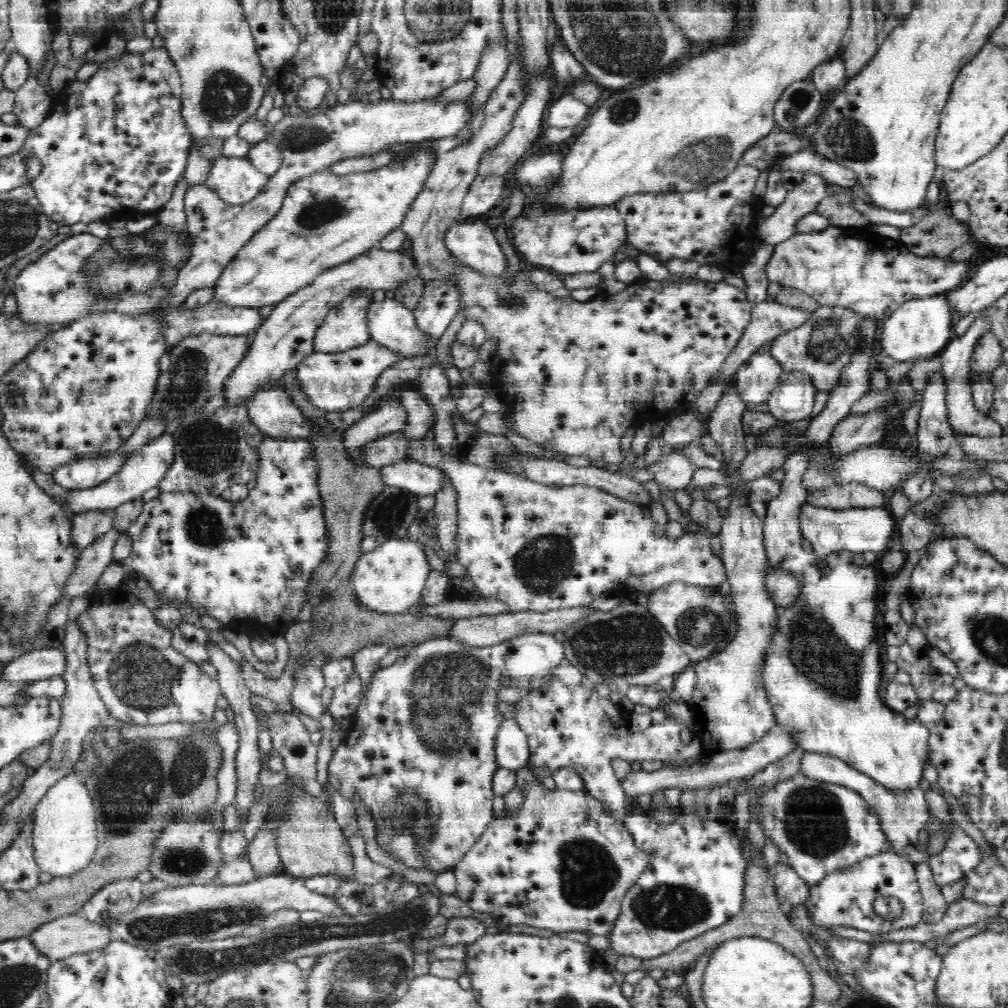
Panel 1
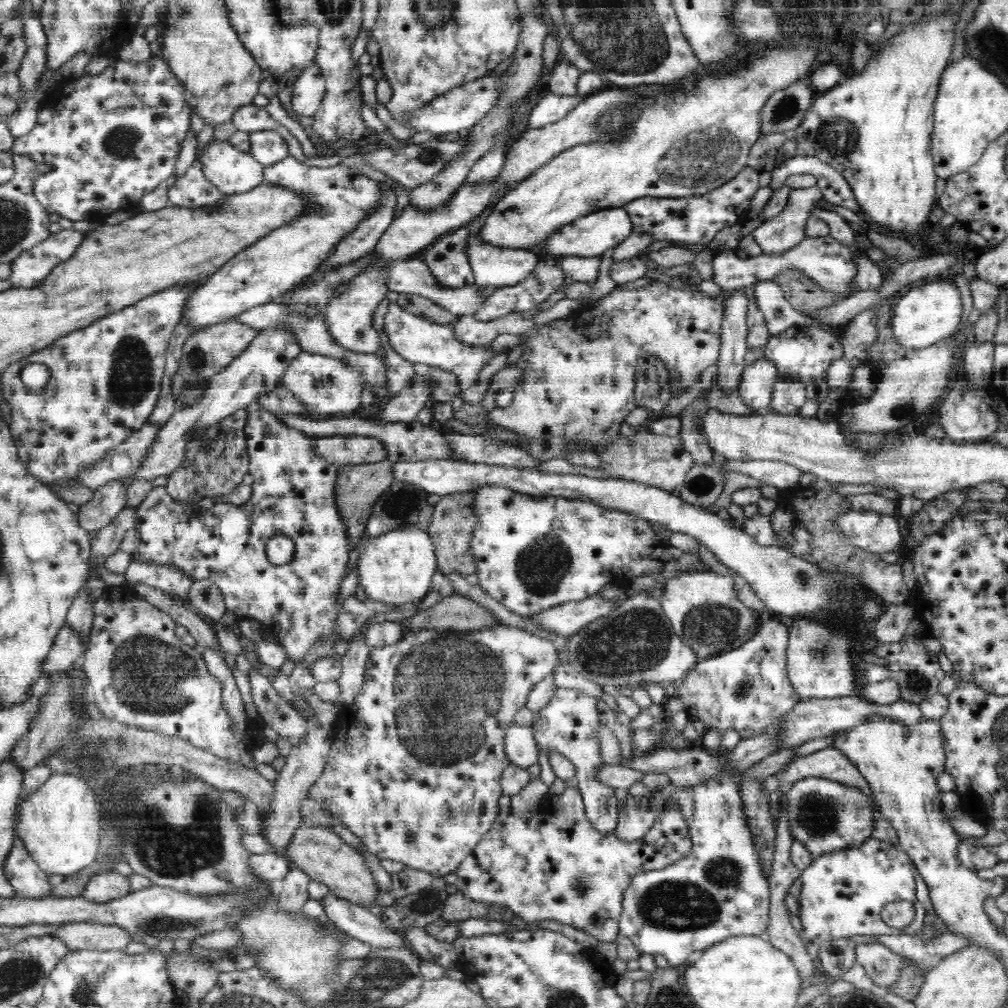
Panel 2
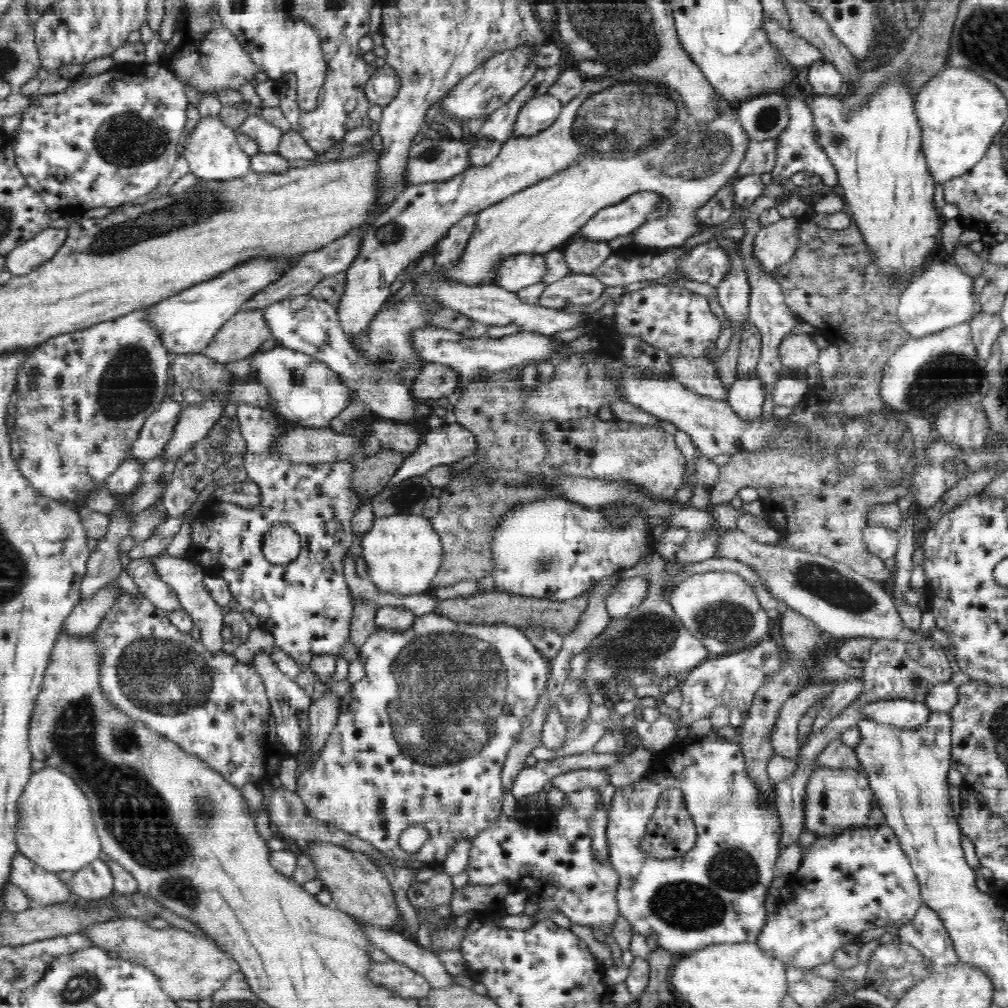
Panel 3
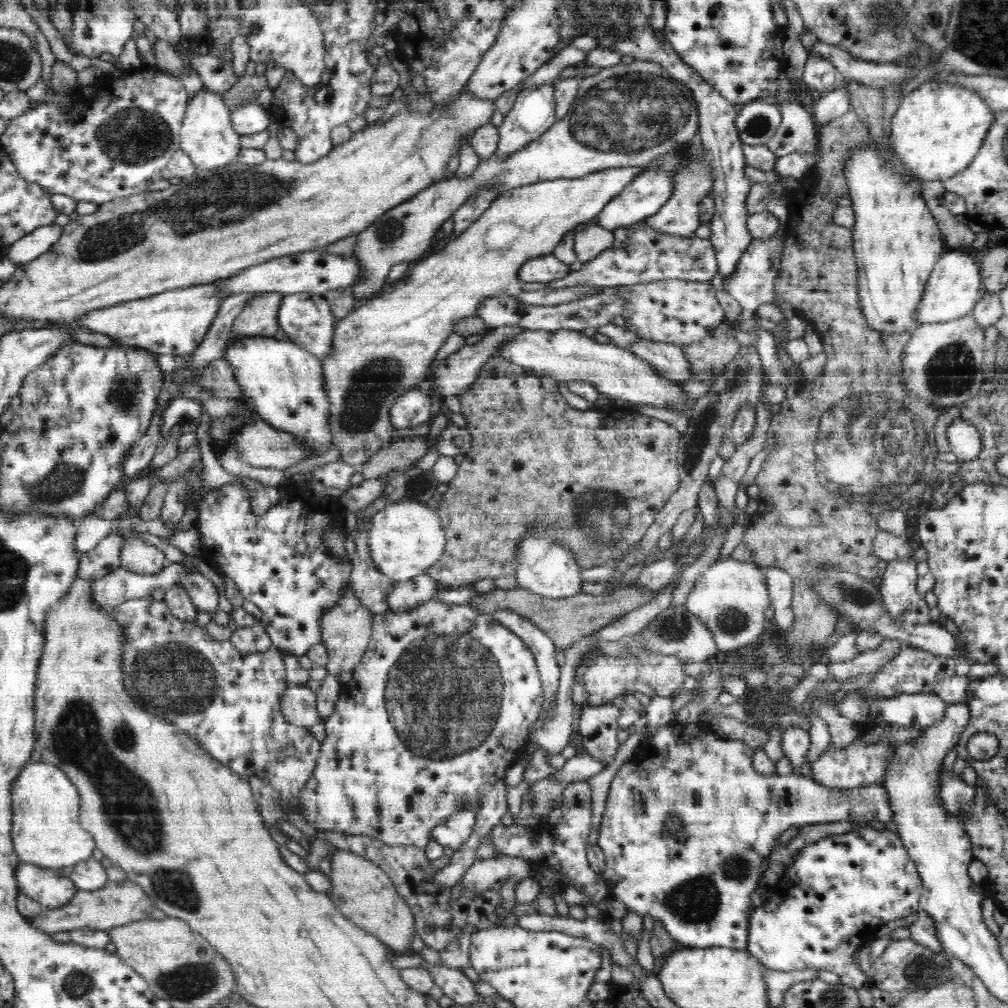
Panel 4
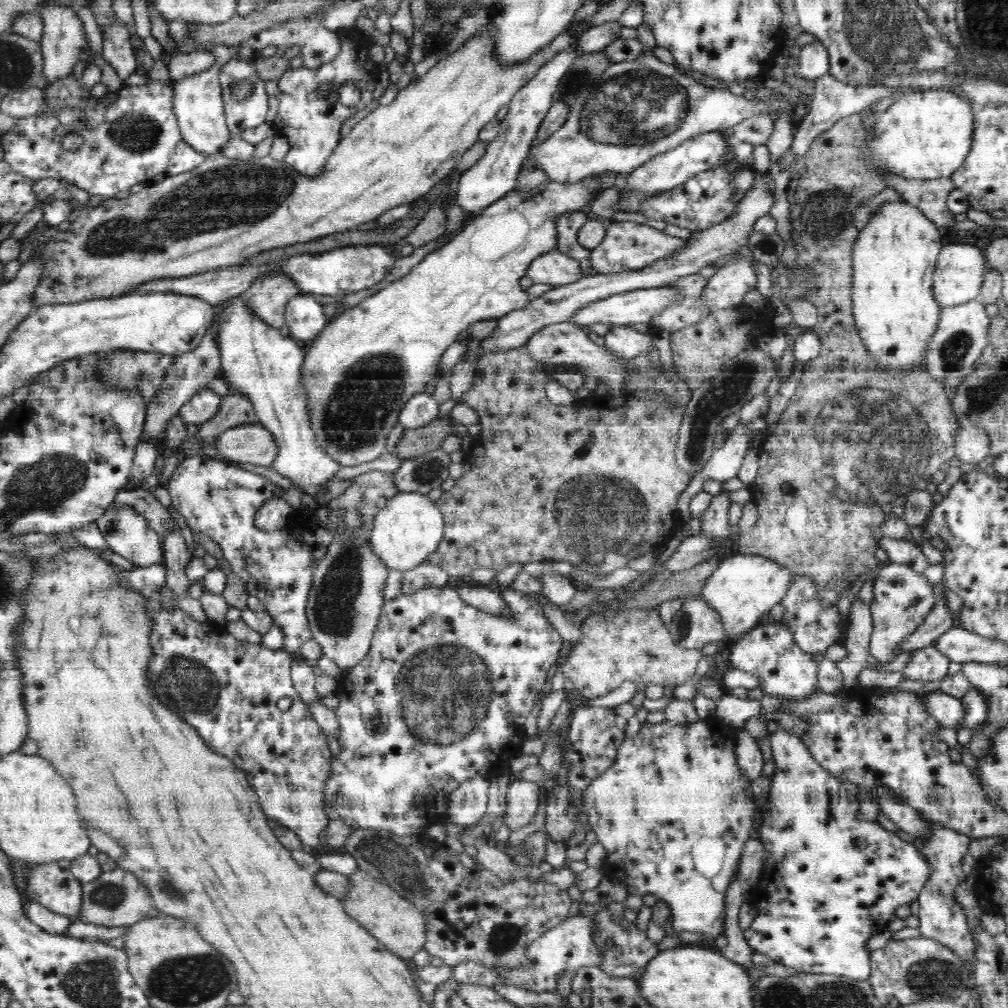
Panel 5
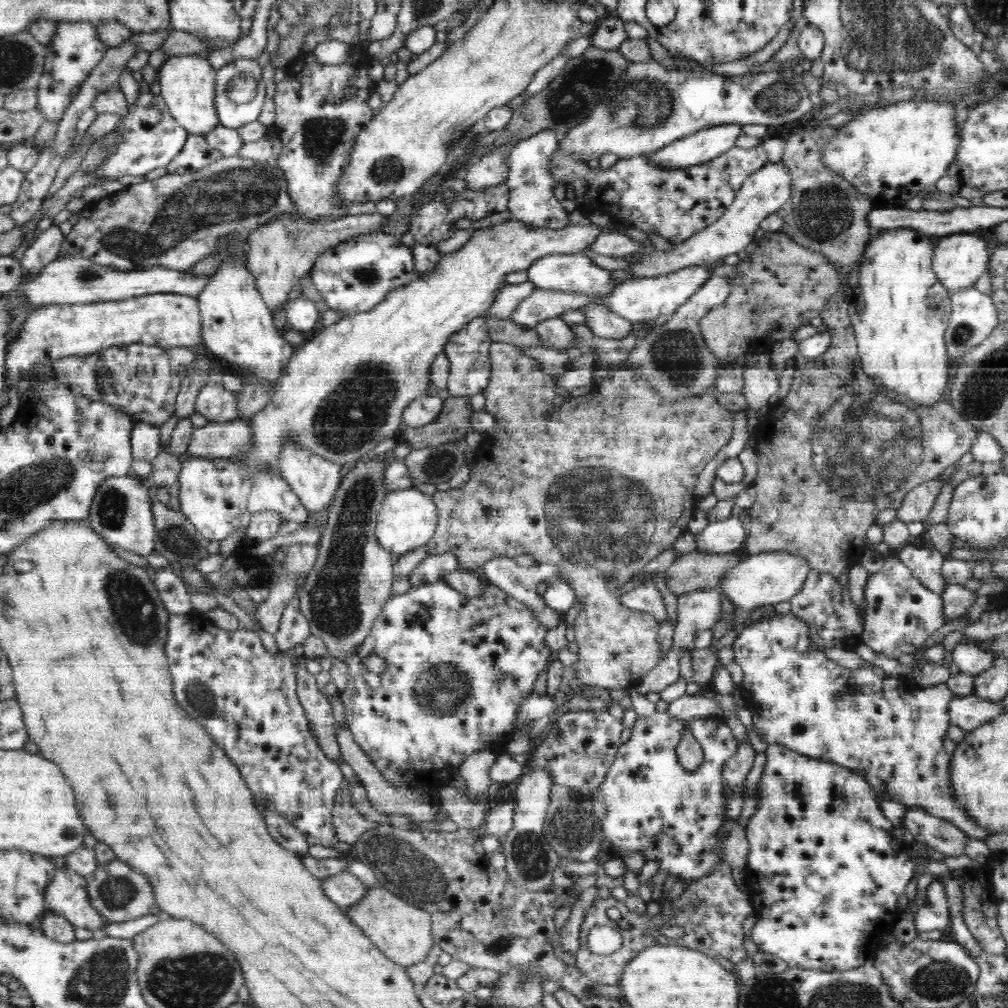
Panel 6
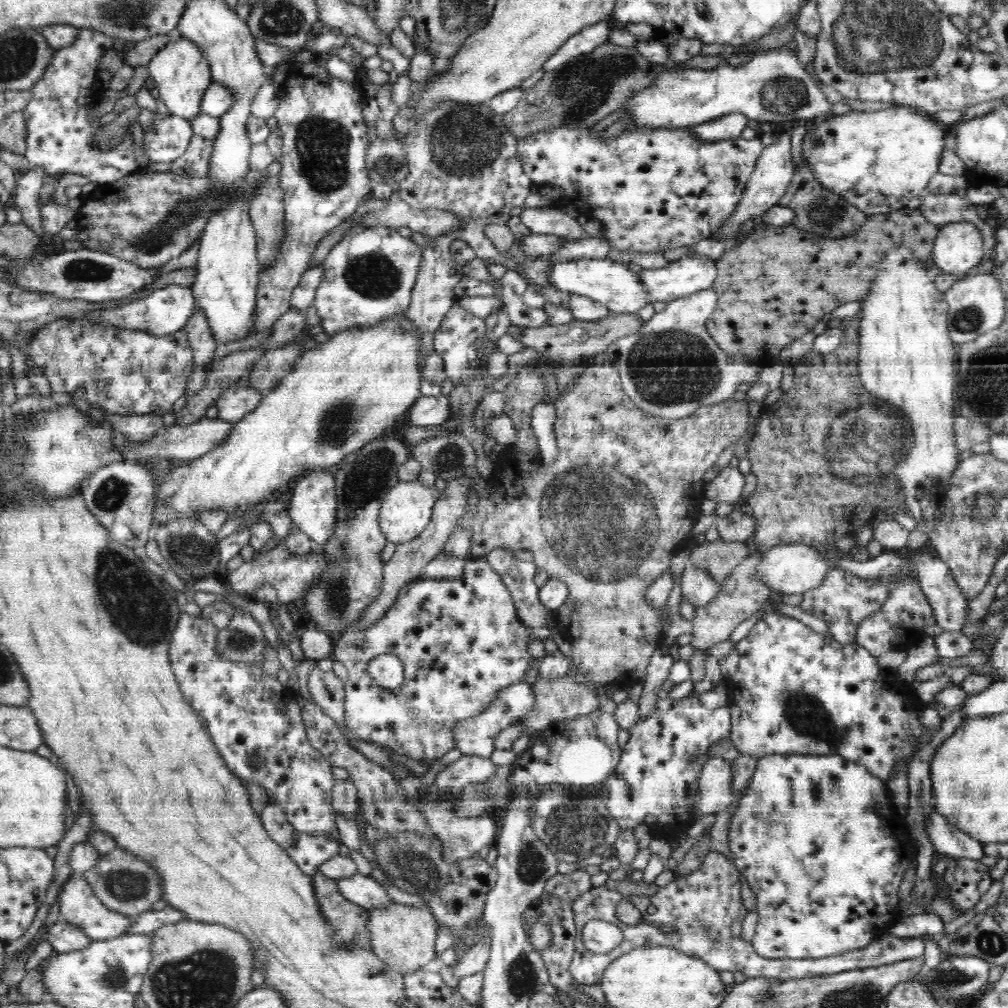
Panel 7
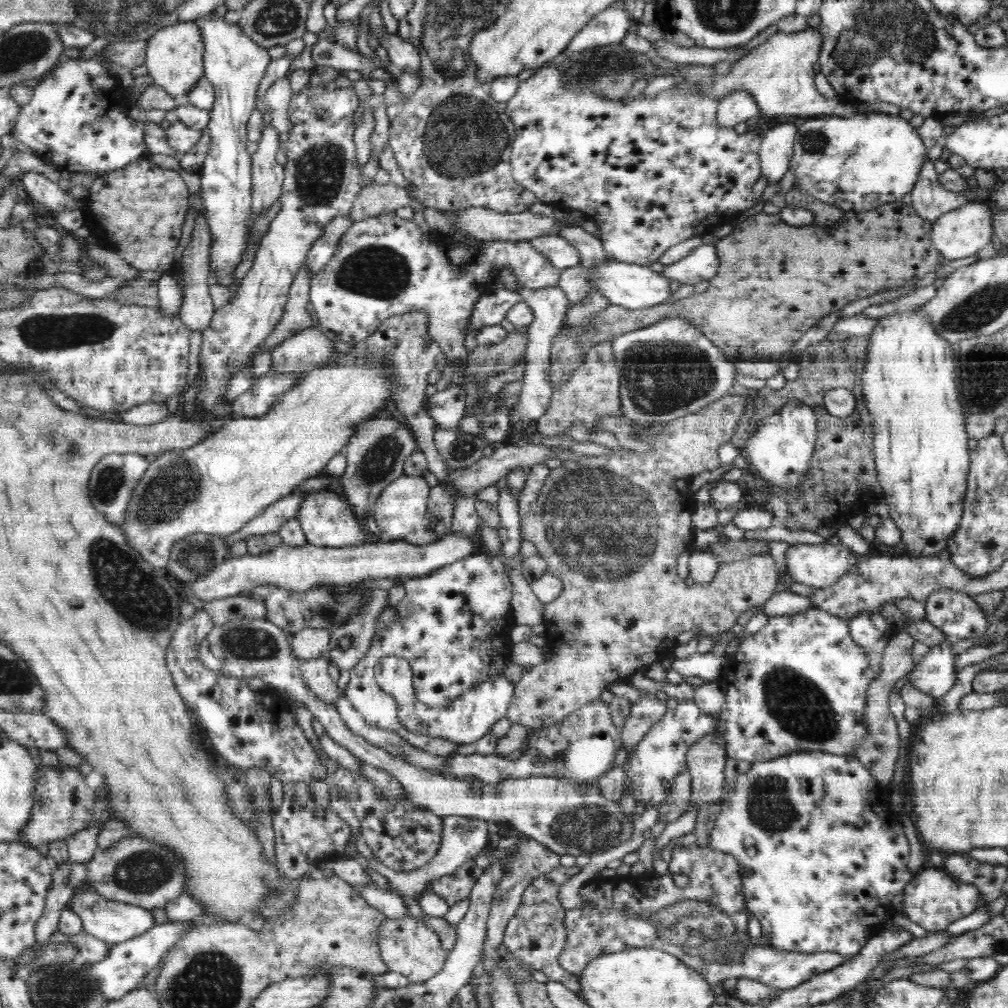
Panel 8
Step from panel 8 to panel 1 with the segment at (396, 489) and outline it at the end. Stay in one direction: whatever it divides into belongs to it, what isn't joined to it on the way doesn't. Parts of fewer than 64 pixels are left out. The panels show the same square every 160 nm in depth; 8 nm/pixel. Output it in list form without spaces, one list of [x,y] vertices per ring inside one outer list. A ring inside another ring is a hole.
[[[408,539],[386,540],[378,548],[360,555],[350,584],[357,600],[370,612],[398,614],[409,612],[421,603],[426,580],[433,568],[432,559],[425,554],[422,544]]]

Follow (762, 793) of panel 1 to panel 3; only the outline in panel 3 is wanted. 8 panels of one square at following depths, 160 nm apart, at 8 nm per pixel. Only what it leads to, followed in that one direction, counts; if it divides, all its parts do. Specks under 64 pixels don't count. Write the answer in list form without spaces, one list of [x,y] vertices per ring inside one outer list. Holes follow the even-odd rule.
[[[816,769],[808,780],[804,794],[804,828],[816,834],[817,840],[830,838],[864,826],[870,816],[873,792],[864,769]]]

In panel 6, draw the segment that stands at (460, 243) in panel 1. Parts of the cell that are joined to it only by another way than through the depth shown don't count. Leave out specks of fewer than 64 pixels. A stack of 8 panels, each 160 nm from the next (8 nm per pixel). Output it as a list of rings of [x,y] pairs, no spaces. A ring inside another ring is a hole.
[[[584,252],[542,256],[527,268],[527,276],[528,283],[538,288],[556,292],[572,291],[578,294],[595,294],[599,296],[599,302],[603,302],[603,299],[608,298],[617,288],[615,273],[596,265]]]

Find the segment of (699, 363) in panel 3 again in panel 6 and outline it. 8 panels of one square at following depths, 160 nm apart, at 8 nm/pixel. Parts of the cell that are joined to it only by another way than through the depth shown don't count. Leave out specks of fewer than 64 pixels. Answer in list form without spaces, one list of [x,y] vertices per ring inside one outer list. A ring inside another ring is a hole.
[[[602,302],[583,306],[585,325],[590,328],[595,338],[626,338],[632,330],[628,319],[604,308]]]

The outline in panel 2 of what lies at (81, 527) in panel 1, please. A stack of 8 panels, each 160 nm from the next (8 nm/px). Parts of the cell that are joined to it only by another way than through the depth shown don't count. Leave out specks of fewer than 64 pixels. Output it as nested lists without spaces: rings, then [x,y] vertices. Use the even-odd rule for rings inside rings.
[[[110,480],[94,491],[88,504],[82,505],[78,512],[78,523],[85,531],[94,534],[99,528],[114,520],[126,506],[126,480]]]

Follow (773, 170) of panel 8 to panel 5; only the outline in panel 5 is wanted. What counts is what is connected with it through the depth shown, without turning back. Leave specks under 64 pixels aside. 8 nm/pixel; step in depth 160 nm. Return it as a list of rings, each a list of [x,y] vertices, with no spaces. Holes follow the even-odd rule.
[[[755,173],[755,179],[751,189],[748,190],[746,198],[742,198],[740,206],[735,206],[733,213],[722,222],[709,226],[707,229],[696,231],[687,239],[687,245],[683,246],[675,256],[663,258],[656,261],[654,265],[646,269],[629,270],[614,274],[586,274],[580,280],[572,284],[552,287],[542,296],[534,297],[523,309],[516,309],[508,312],[497,319],[498,326],[492,332],[492,336],[481,340],[478,360],[481,356],[503,351],[511,348],[524,346],[528,339],[536,334],[536,331],[554,323],[568,322],[574,318],[576,311],[582,310],[590,302],[596,302],[609,296],[623,292],[635,291],[638,289],[656,288],[664,286],[676,278],[684,278],[688,274],[700,272],[704,266],[712,265],[720,256],[736,253],[740,248],[748,244],[750,234],[754,232],[754,224],[758,218],[769,214],[774,206],[774,193],[764,183],[766,173]]]

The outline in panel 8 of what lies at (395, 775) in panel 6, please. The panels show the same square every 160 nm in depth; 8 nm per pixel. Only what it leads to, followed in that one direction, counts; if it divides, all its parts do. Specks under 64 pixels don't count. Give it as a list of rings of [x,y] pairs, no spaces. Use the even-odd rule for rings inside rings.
[[[483,553],[468,556],[422,577],[407,578],[403,586],[405,596],[396,606],[396,622],[388,630],[380,630],[375,634],[364,658],[349,671],[350,683],[344,694],[368,725],[392,731],[417,749],[430,754],[452,755],[455,754],[459,744],[448,742],[446,738],[432,738],[432,736],[409,731],[399,722],[398,701],[394,695],[376,688],[374,668],[381,658],[387,656],[405,658],[413,672],[415,697],[428,709],[450,706],[464,692],[475,689],[480,682],[490,681],[488,676],[496,674],[496,677],[500,678],[498,674],[504,672],[504,666],[508,664],[506,658],[510,658],[510,648],[513,647],[510,642],[510,630],[514,628],[514,620],[510,620],[512,585],[503,570],[500,558]]]

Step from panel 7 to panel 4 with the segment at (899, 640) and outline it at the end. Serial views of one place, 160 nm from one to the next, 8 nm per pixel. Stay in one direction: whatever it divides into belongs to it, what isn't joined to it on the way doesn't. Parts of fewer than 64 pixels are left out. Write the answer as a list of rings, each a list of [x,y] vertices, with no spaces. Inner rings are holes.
[[[914,557],[889,561],[878,580],[883,607],[896,622],[908,625],[931,622],[931,608],[917,587],[917,563]]]

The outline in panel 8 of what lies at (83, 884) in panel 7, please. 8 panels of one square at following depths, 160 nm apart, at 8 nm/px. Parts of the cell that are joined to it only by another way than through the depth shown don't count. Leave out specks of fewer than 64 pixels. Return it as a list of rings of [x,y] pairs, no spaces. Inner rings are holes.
[[[85,888],[84,891],[77,890],[68,907],[82,919],[83,931],[110,946],[127,942],[131,938],[148,932],[156,925],[152,910],[122,904],[118,901],[108,901],[92,888]]]

